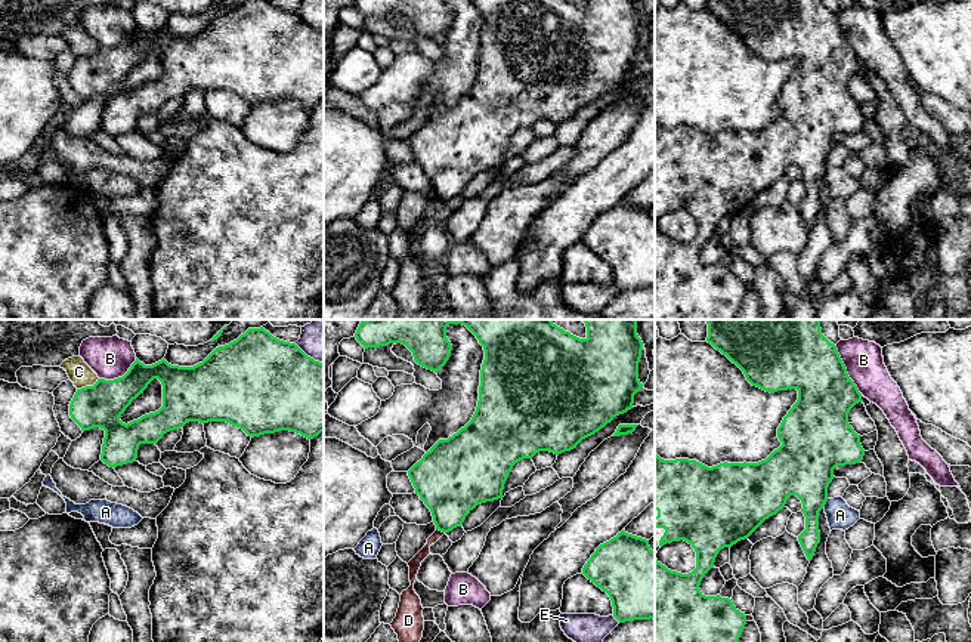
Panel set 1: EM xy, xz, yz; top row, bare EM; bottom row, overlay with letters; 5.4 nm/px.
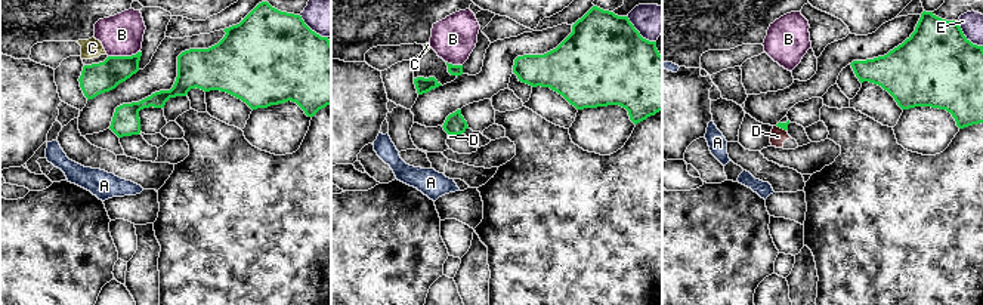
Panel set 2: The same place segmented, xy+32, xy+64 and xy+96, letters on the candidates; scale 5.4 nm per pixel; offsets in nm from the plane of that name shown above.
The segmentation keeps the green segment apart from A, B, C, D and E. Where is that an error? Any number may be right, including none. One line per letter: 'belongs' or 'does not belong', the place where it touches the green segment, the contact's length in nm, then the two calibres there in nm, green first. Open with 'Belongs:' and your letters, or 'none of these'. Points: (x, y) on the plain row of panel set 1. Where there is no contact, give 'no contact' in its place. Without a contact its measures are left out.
Belongs: none of these
A: does not belong; contact yz (825, 172); length 70 nm; calibres 320 and 150 nm
B: does not belong; contact yz (846, 39); length 320 nm; calibres 320 and 220 nm
C: does not belong; contact xy (87, 55); length 140 nm; calibres 240 and 120 nm
D: does not belong; contact xz (441, 198); length 50 nm; calibres 340 and 70 nm
E: does not belong; contact xz (617, 287); length 60 nm; calibres 380 and 180 nm

